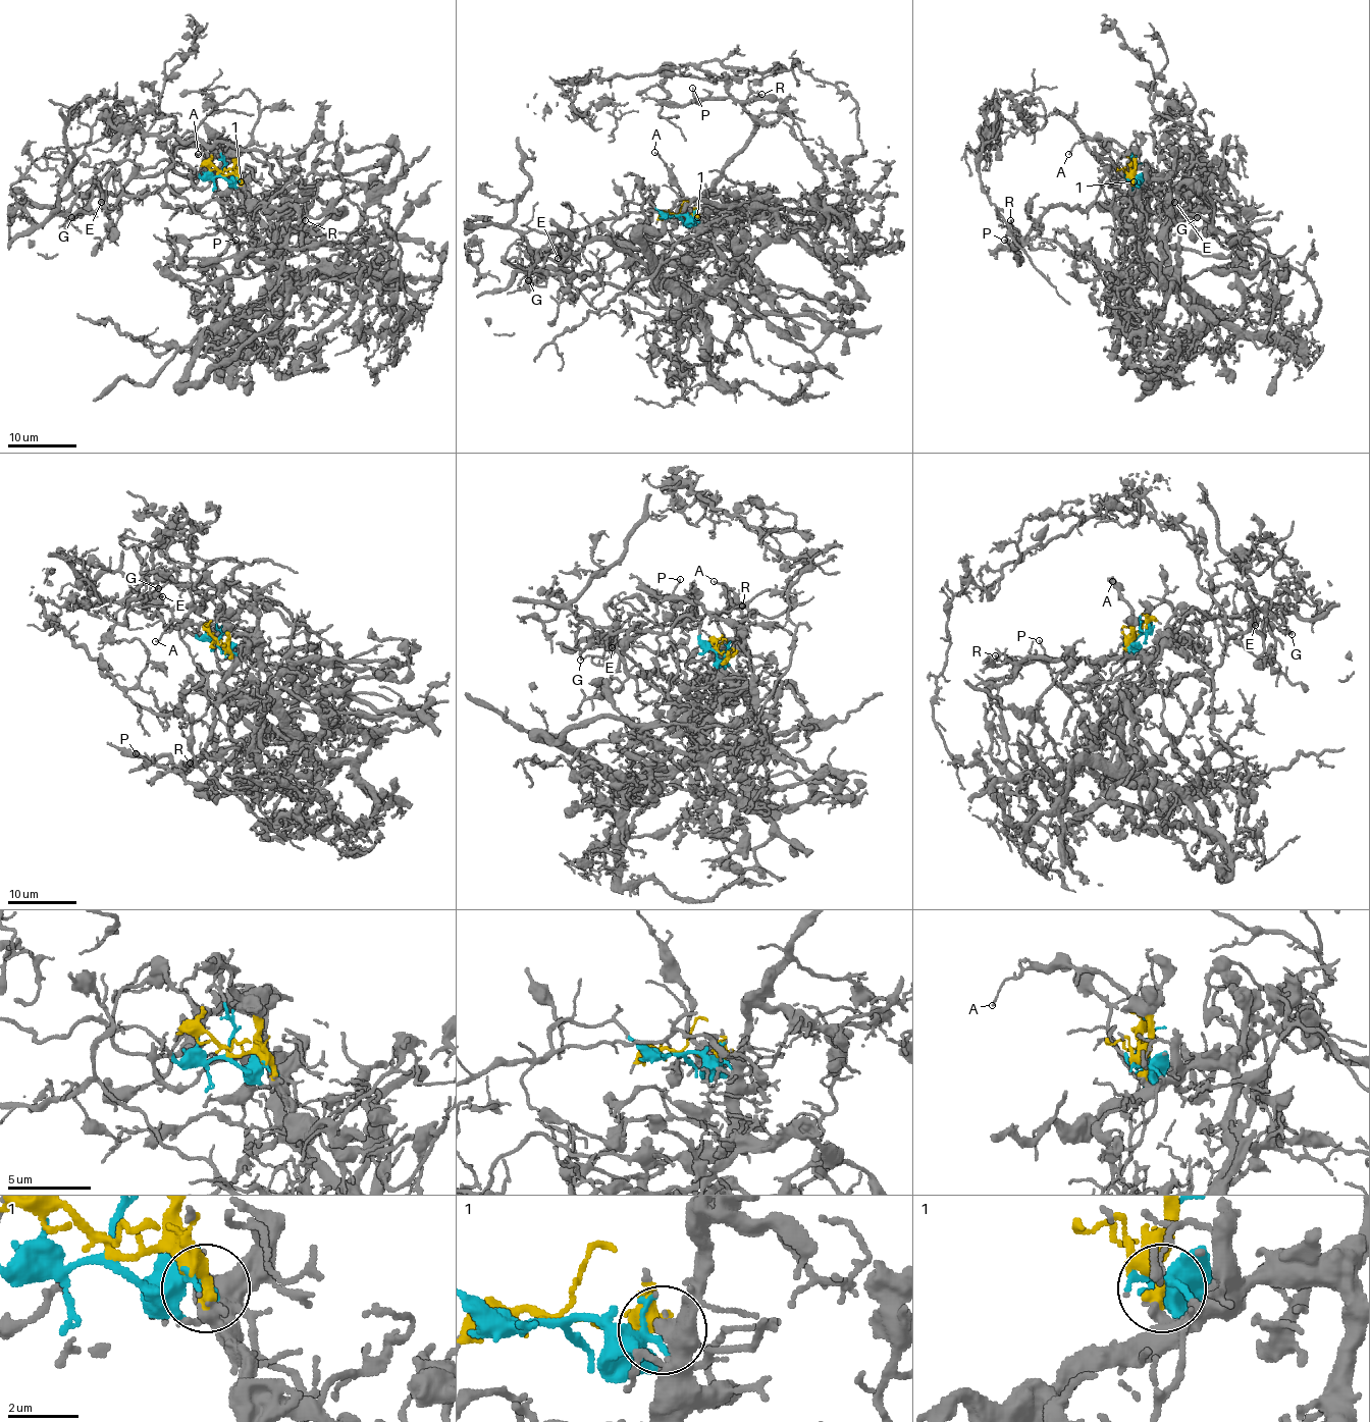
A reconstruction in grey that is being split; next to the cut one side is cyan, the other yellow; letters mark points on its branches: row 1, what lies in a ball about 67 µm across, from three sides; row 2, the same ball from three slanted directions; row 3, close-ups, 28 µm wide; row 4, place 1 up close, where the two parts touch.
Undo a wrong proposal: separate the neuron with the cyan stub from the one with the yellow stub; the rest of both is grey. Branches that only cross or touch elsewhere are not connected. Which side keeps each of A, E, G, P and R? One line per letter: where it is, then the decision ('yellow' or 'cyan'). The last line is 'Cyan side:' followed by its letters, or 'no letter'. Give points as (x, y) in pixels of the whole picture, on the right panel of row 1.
A: place (1068, 154); yellow
E: place (1174, 202); cyan
G: place (1197, 217); cyan
P: place (1004, 240); yellow
R: place (1010, 220); yellow
Cyan side: E, G

